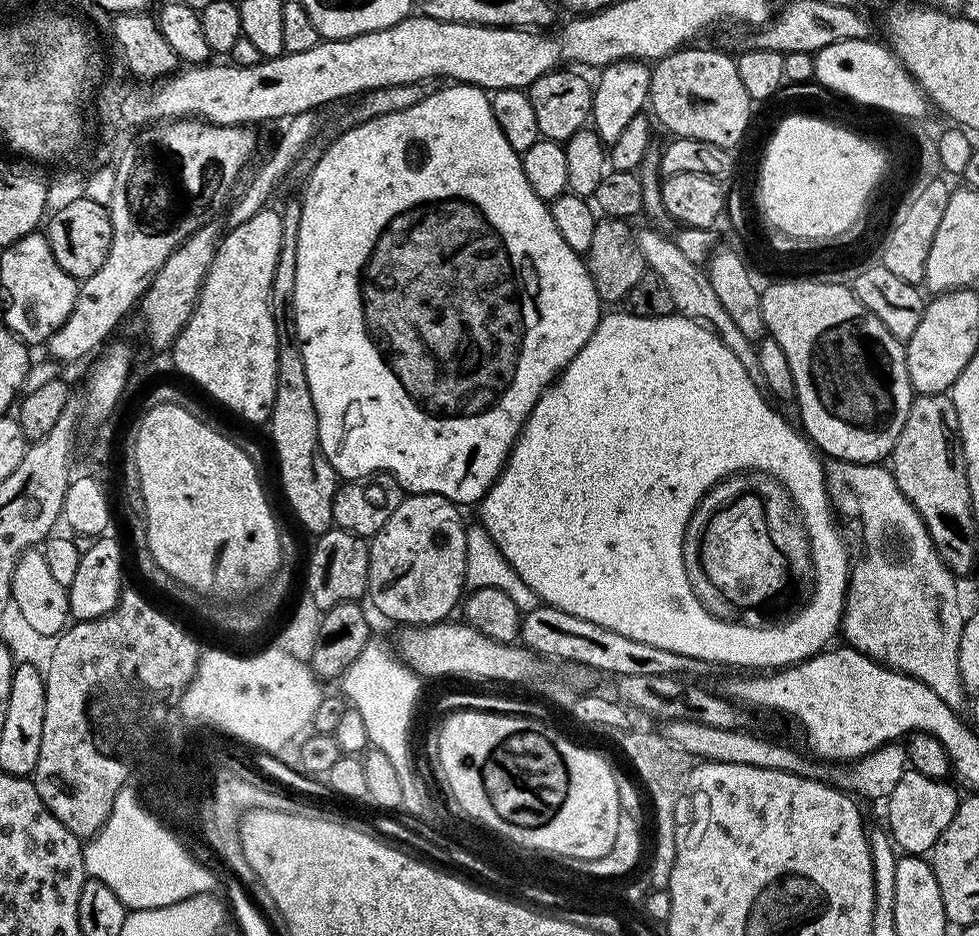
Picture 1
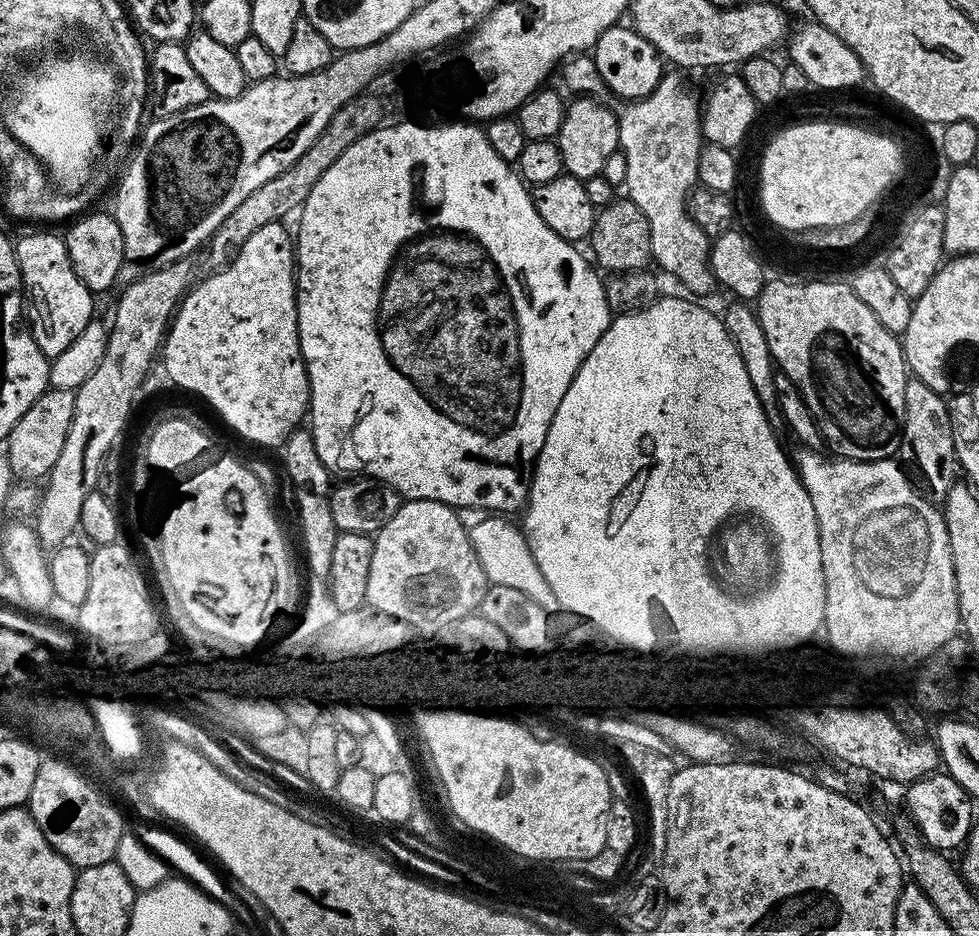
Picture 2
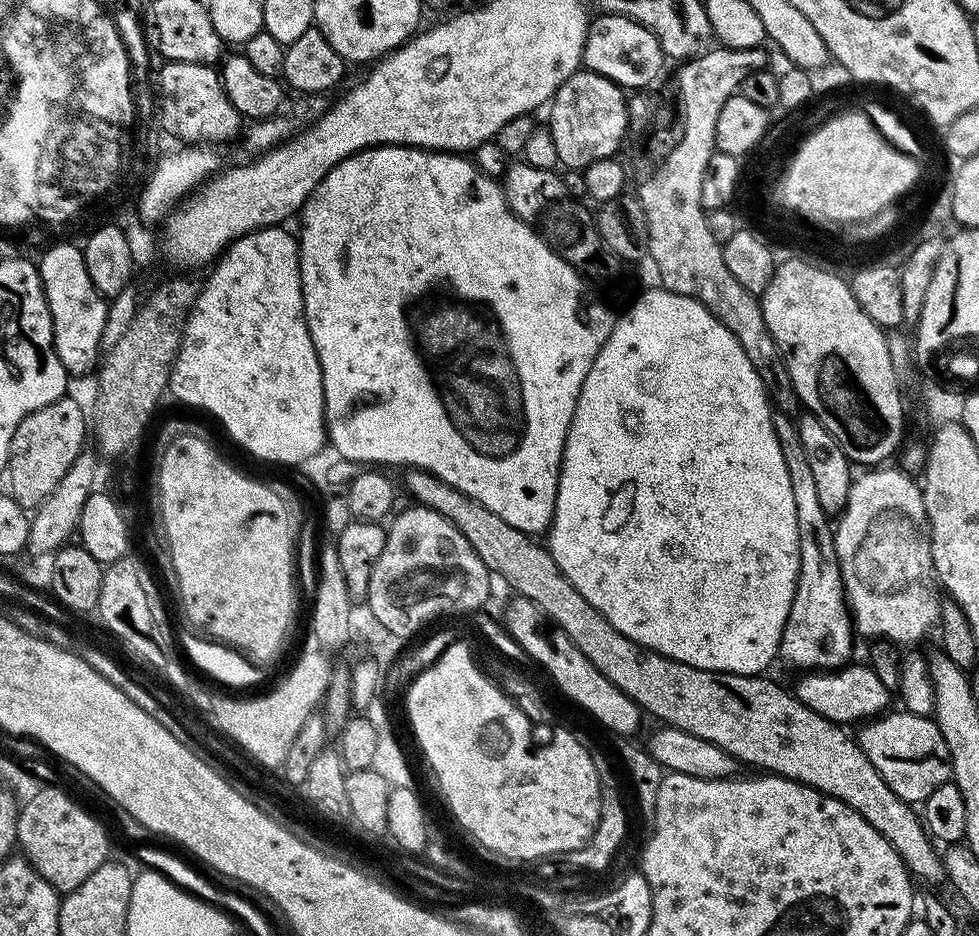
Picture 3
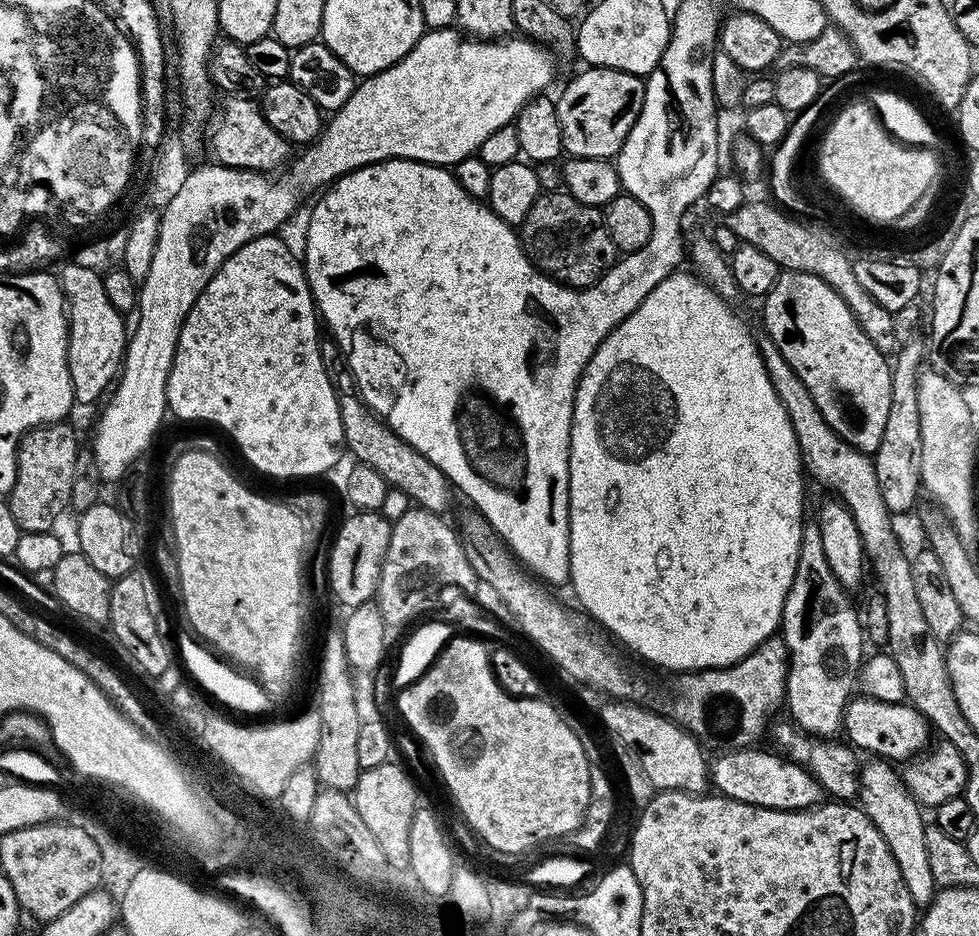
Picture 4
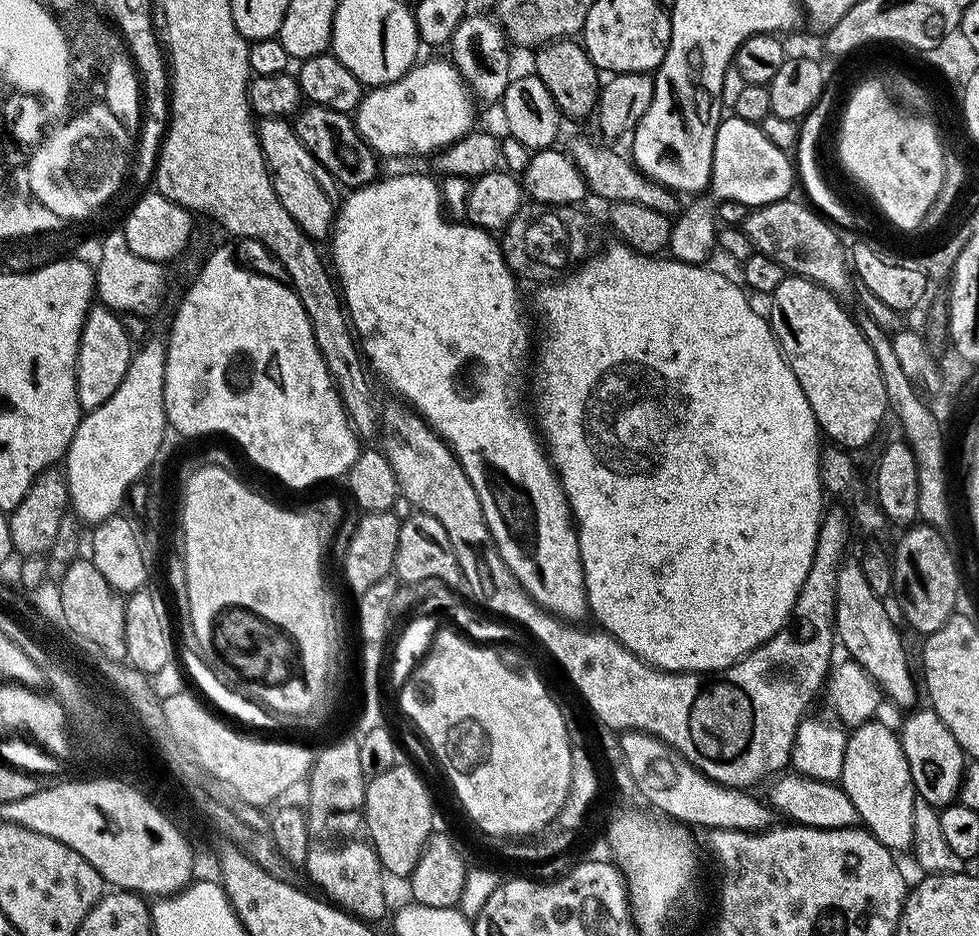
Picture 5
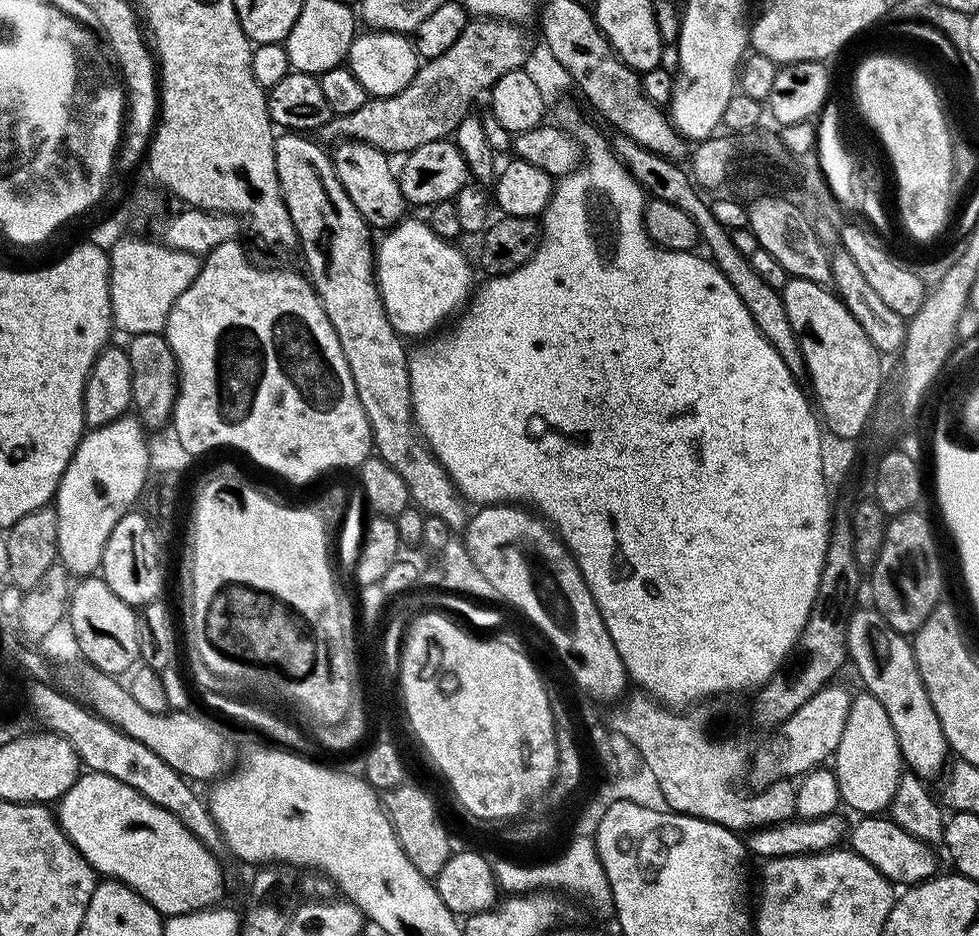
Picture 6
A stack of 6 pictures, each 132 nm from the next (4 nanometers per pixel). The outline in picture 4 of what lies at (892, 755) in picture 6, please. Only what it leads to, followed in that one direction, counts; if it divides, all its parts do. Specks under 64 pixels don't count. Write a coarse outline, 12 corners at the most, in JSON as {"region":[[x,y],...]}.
{"region":[[883,758],[860,770],[859,807],[886,838],[917,909],[938,891],[925,813]]}

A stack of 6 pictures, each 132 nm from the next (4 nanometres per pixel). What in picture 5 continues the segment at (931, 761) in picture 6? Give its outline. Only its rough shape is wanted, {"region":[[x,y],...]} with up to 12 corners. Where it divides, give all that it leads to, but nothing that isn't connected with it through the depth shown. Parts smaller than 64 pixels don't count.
{"region":[[859,563],[836,587],[839,647],[908,710],[912,664]]}

